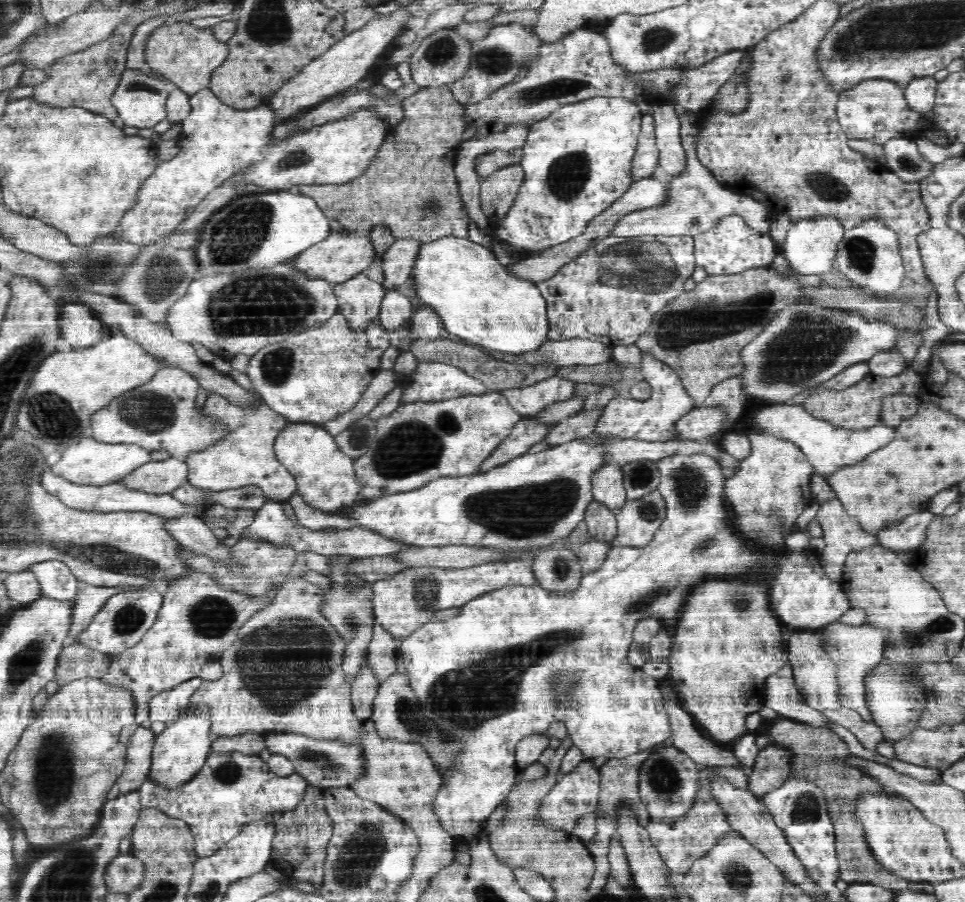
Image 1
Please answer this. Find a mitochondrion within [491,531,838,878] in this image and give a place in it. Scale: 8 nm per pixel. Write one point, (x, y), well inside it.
(663, 778)

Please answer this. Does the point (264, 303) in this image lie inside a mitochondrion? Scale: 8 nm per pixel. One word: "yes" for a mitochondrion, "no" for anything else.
yes

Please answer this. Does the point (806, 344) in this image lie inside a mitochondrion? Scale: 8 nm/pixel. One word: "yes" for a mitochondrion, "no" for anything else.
yes

